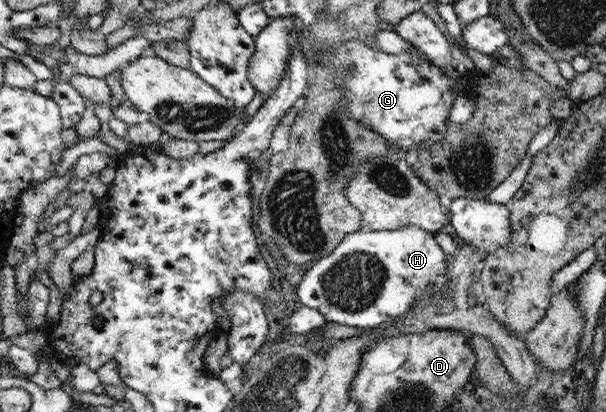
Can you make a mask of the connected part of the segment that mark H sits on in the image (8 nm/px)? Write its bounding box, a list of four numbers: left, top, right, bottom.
[297,225,449,329]

